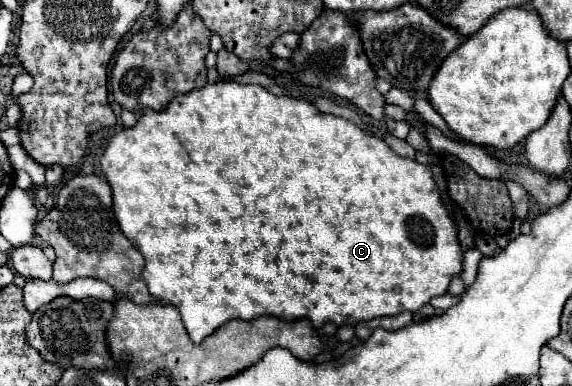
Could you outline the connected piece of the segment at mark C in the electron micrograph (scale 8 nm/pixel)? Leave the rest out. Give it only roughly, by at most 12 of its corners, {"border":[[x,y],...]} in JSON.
{"border":[[258,84],[100,158],[152,296],[416,312],[462,270],[428,166]]}

